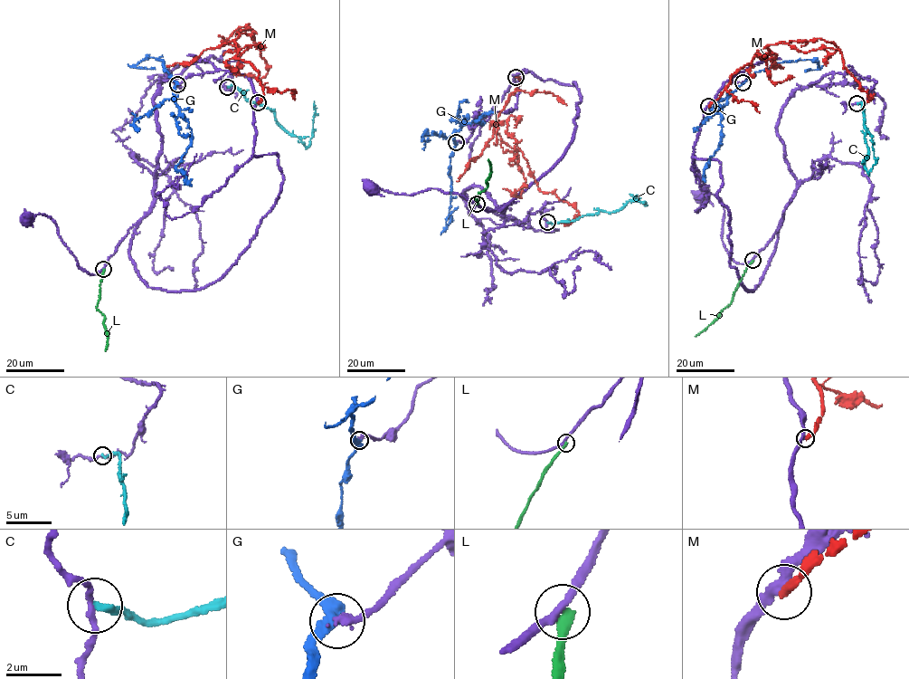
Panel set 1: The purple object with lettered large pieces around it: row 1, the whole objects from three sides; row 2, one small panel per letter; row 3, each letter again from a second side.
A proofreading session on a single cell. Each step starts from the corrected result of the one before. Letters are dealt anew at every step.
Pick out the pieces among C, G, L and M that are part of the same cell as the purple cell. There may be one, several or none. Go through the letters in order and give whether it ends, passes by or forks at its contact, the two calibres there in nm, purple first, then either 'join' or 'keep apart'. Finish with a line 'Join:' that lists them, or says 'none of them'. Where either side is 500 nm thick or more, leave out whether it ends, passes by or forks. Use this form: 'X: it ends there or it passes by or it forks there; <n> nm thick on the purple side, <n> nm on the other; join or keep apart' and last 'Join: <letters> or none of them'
C: it ends there; 200 nm thick on the purple side, 280 nm on the other; keep apart
G: it passes by; 260 nm thick on the purple side, 360 nm on the other; keep apart
L: it ends there; 240 nm thick on the purple side, 320 nm on the other; keep apart
M: it ends there; 280 nm thick on the purple side, 320 nm on the other; keep apart
Join: none of them

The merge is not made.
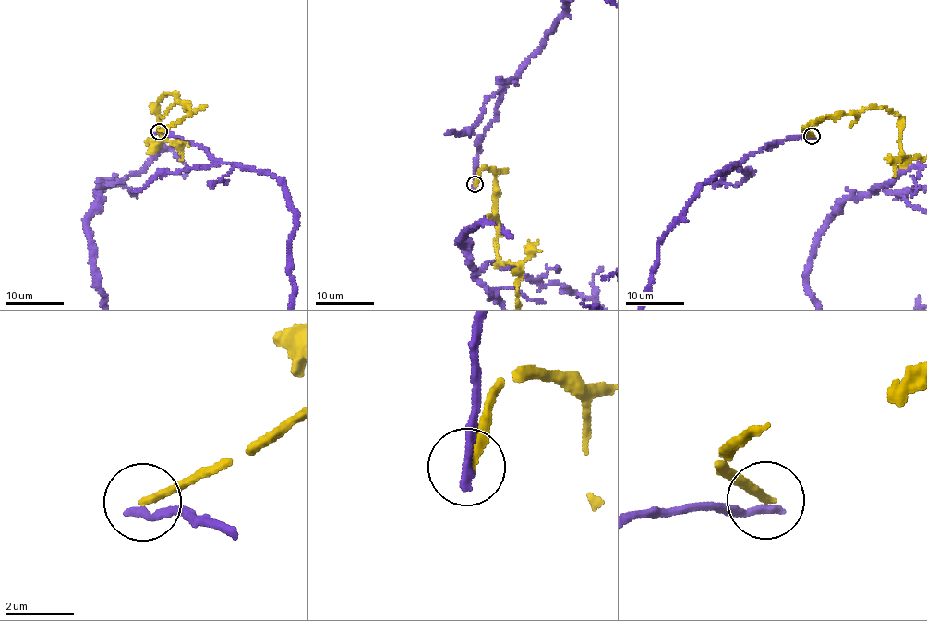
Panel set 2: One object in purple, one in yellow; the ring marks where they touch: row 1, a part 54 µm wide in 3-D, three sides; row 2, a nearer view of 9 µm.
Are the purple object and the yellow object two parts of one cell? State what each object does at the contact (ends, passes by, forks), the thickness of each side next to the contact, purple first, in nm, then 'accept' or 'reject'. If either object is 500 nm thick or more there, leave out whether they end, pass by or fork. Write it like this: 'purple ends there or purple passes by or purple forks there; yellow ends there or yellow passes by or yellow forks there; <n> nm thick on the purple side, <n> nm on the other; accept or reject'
purple ends there; yellow ends there; 280 nm thick on the purple side, 240 nm on the other; reject

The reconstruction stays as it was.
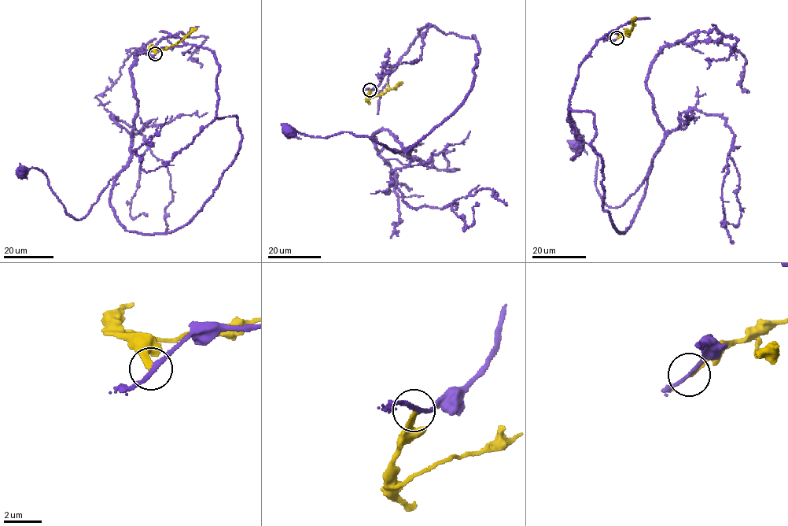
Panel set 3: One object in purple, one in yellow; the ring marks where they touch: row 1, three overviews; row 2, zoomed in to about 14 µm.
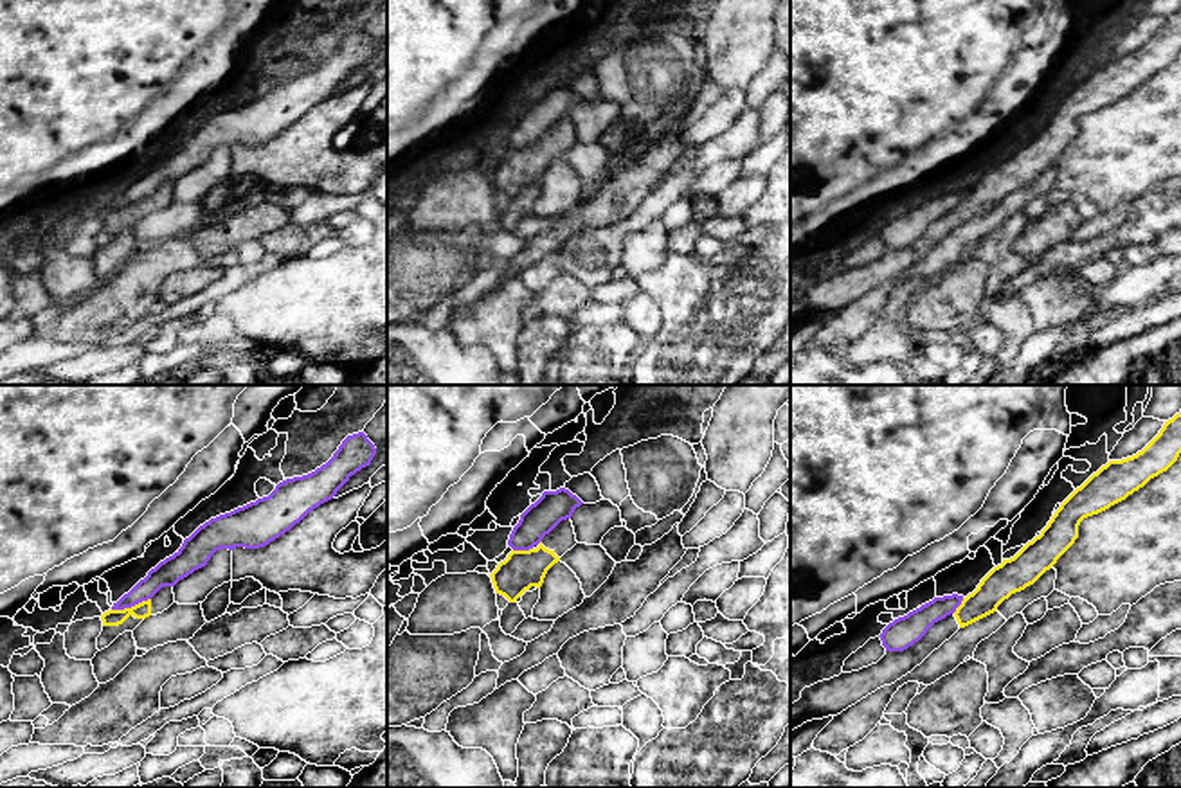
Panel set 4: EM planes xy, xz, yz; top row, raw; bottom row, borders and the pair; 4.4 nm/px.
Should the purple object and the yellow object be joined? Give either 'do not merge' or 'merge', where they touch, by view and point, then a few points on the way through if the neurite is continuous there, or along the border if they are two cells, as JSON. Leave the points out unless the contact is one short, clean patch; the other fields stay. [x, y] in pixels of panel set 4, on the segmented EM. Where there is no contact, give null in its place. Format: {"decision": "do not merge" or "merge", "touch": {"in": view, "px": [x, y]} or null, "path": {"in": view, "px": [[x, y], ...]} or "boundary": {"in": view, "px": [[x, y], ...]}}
{"decision": "do not merge", "touch": {"in": "xy", "px": [130, 607]}, "boundary": {"in": "xy", "px": [[150, 598], [112, 610]]}}

